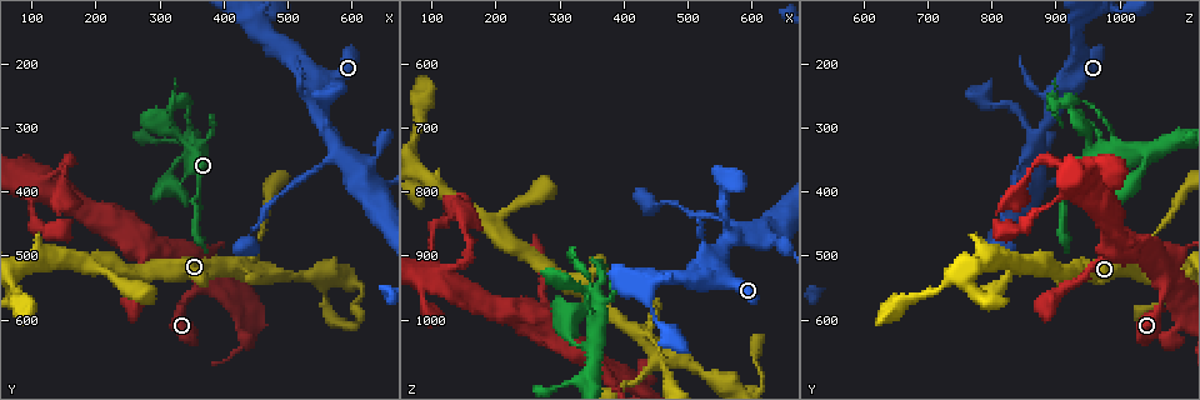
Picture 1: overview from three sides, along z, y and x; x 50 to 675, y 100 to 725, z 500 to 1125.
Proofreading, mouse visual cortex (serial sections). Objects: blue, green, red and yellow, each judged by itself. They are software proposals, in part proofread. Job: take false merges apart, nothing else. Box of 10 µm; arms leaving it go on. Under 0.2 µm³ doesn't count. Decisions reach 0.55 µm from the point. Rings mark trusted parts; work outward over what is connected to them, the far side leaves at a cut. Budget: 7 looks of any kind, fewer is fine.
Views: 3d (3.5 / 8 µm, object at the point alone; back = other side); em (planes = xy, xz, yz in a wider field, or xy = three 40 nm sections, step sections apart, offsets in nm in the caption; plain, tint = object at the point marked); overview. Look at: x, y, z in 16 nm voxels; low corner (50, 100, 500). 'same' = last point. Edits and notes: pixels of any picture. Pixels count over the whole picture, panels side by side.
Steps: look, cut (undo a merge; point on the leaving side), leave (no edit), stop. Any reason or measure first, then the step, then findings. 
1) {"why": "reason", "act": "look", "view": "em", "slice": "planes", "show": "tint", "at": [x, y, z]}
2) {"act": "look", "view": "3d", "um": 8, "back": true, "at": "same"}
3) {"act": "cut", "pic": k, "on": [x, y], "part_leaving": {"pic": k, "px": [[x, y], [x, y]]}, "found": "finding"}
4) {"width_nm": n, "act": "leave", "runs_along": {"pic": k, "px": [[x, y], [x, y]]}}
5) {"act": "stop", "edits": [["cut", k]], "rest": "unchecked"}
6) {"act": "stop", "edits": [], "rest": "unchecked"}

{"why": "three arms meet", "act": "look", "view": "3d", "um": 8, "at": [425, 515, 1015]}

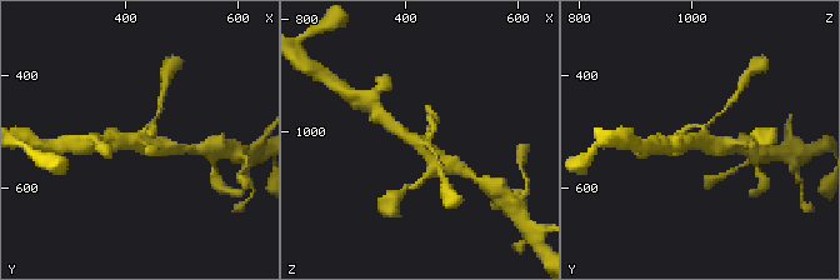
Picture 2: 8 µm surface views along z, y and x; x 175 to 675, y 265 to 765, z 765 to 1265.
{"why": "shape alone is not enough", "act": "look", "view": "em", "slice": "xy", "step": 5, "show": "tint", "at": "same"}

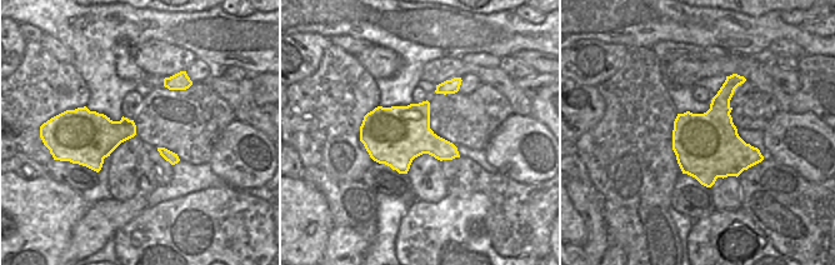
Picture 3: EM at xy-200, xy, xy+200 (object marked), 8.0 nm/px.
{"act": "leave", "runs_along": {"pic": 2, "px": [[380, 118], [448, 165]]}, "found": "continuous, no second cell"}

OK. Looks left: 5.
{"why": "three-way junction", "act": "look", "view": "em", "slice": "planes", "show": "tint", "at": [355, 335, 1040]}

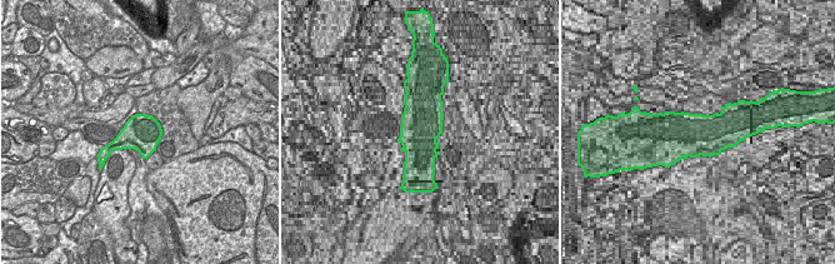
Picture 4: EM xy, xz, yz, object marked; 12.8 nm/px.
{"act": "look", "view": "3d", "um": 3.5, "at": "same"}

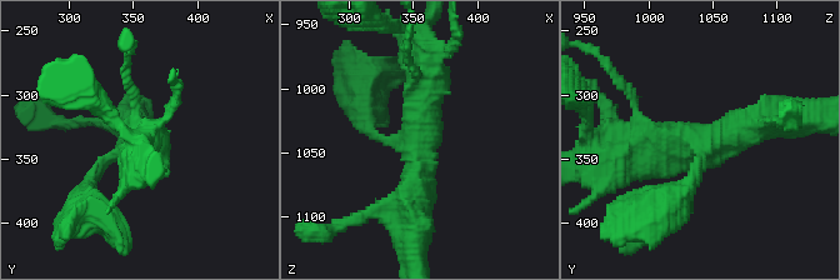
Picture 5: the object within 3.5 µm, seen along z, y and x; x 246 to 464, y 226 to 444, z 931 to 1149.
{"arm_widths_nm": [200, 450, 500], "act": "leave", "runs_along": {"pic": 5, "px": [[419, 61], [365, 115]]}, "found": "one cell here"}

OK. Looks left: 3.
{"why": "a narrow waist", "act": "look", "view": "3d", "um": 3.5, "at": [460, 150, 935]}

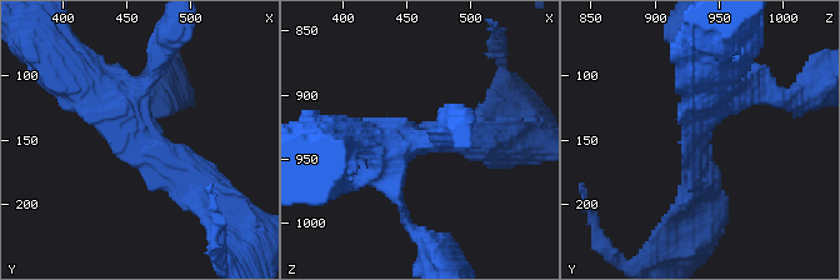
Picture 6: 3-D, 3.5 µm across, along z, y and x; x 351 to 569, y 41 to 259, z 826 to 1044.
{"arm_widths_nm": [450, 500], "why": "shape alone is not enough", "act": "look", "view": "em", "slice": "planes", "show": "tint", "at": [464, 146, 932]}

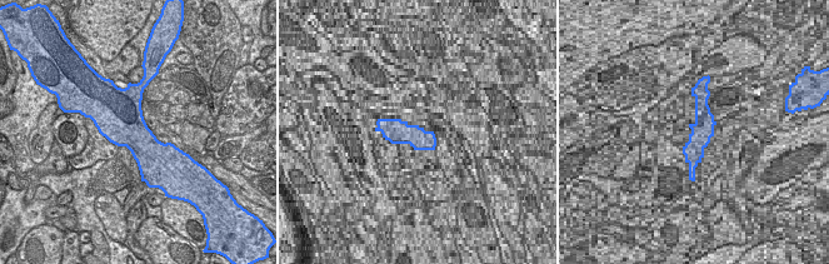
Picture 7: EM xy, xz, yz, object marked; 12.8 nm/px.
{"act": "look", "view": "em", "slice": "xy", "step": 3, "show": "tint", "at": "same"}

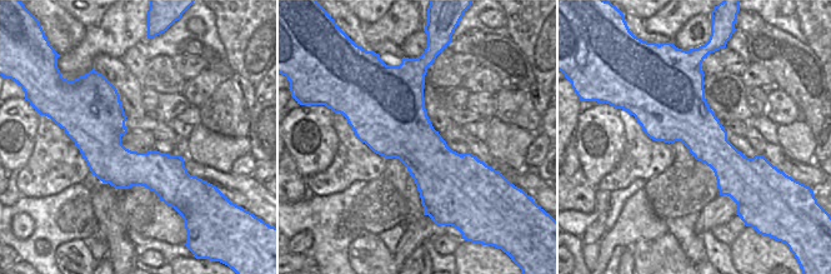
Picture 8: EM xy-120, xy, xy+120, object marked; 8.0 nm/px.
{"act": "leave", "runs_along": {"pic": 6, "px": [[208, 189], [128, 120], [108, 81]]}, "found": "continuous, no second cell"}

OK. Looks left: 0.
{"act": "stop", "edits": [], "rest": "unchecked"}

